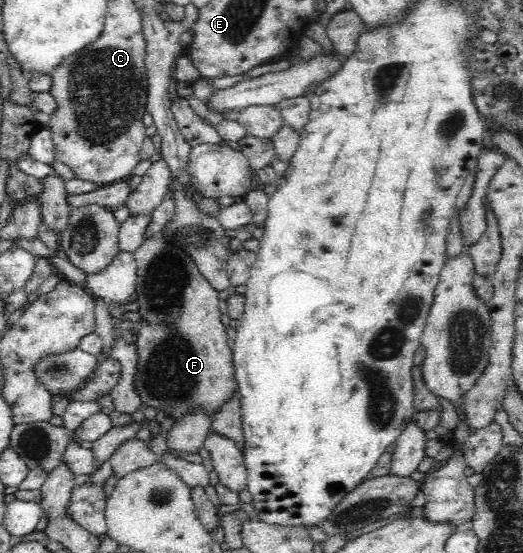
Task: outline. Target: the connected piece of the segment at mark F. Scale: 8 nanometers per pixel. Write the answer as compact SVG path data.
M159 231L150 238L147 238L143 243L134 251L136 270L138 280L136 283L137 303L139 304L139 315L141 316L139 323L141 324L140 330L138 331L138 337L136 341L138 351L138 364L137 371L134 373L133 386L137 389L137 394L141 398L141 404L143 408L153 407L157 412L163 411L163 415L171 418L174 422L183 420L188 414L196 413L196 410L201 409L207 412L207 416L214 418L214 415L220 411L220 407L225 404L228 400L231 400L236 394L238 394L238 387L236 384L234 374L234 363L233 354L231 347L227 344L227 335L225 334L226 325L221 322L219 312L219 297L214 287L211 287L210 282L199 270L197 263L194 262L194 258L191 255L187 255L183 248L179 244L171 242L165 238L165 232Z

